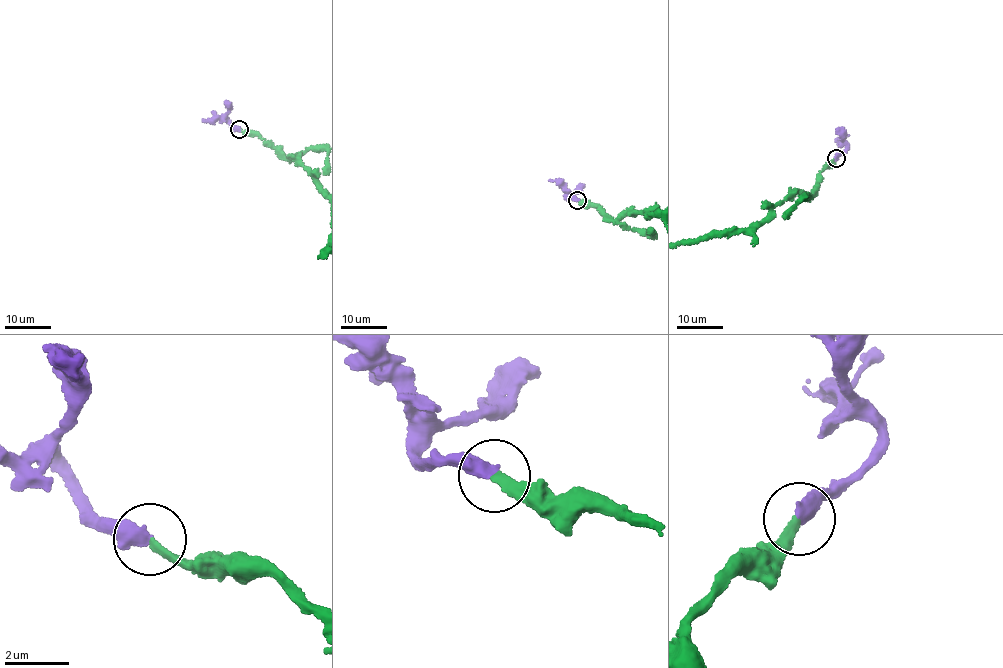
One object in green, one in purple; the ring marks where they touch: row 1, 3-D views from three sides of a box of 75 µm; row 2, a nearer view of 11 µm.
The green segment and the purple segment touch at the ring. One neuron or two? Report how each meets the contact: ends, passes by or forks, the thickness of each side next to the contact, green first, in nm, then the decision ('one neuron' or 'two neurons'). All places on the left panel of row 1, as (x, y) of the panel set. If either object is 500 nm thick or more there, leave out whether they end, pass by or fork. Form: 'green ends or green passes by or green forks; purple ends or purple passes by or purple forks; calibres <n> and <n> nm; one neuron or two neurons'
green ends; purple ends; calibres 240 and 440 nm; one neuron

